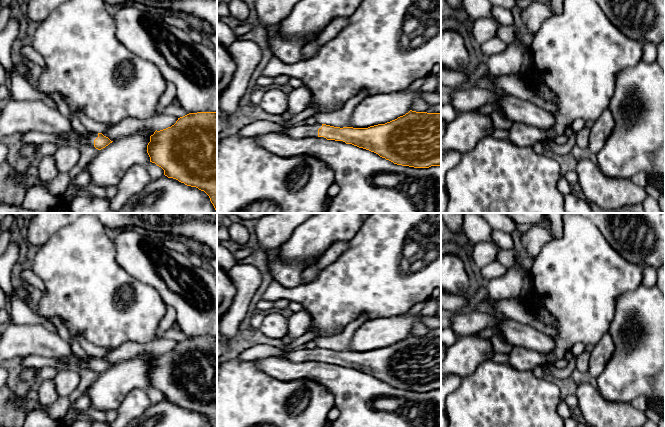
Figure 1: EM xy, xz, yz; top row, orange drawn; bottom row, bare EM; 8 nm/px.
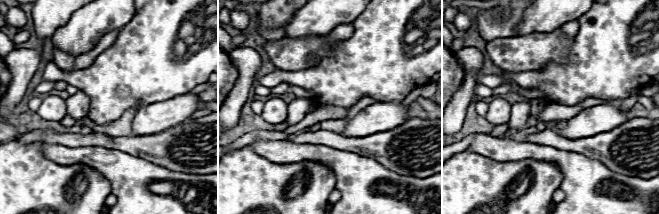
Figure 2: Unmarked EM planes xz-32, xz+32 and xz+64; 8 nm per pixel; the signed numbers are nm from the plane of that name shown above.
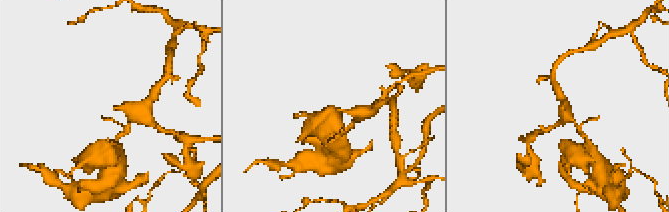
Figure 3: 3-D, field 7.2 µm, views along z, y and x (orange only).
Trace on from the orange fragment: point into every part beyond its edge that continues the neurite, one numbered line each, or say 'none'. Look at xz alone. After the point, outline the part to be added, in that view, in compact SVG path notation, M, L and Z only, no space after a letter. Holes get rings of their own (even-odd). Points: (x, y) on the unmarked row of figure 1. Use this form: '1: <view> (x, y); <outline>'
1: xz (305, 354); M315 347L313 349L293 349L285 351L276 357L285 358L291 361L318 361L318 353L322 351L322 348Z

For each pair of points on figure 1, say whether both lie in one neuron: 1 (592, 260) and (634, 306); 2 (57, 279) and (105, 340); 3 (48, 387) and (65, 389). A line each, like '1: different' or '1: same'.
1: different
2: same
3: different

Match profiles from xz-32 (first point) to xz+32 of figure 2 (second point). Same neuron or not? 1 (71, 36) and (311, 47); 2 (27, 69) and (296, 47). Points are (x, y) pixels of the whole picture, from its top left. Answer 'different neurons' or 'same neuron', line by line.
1: different neurons
2: different neurons

